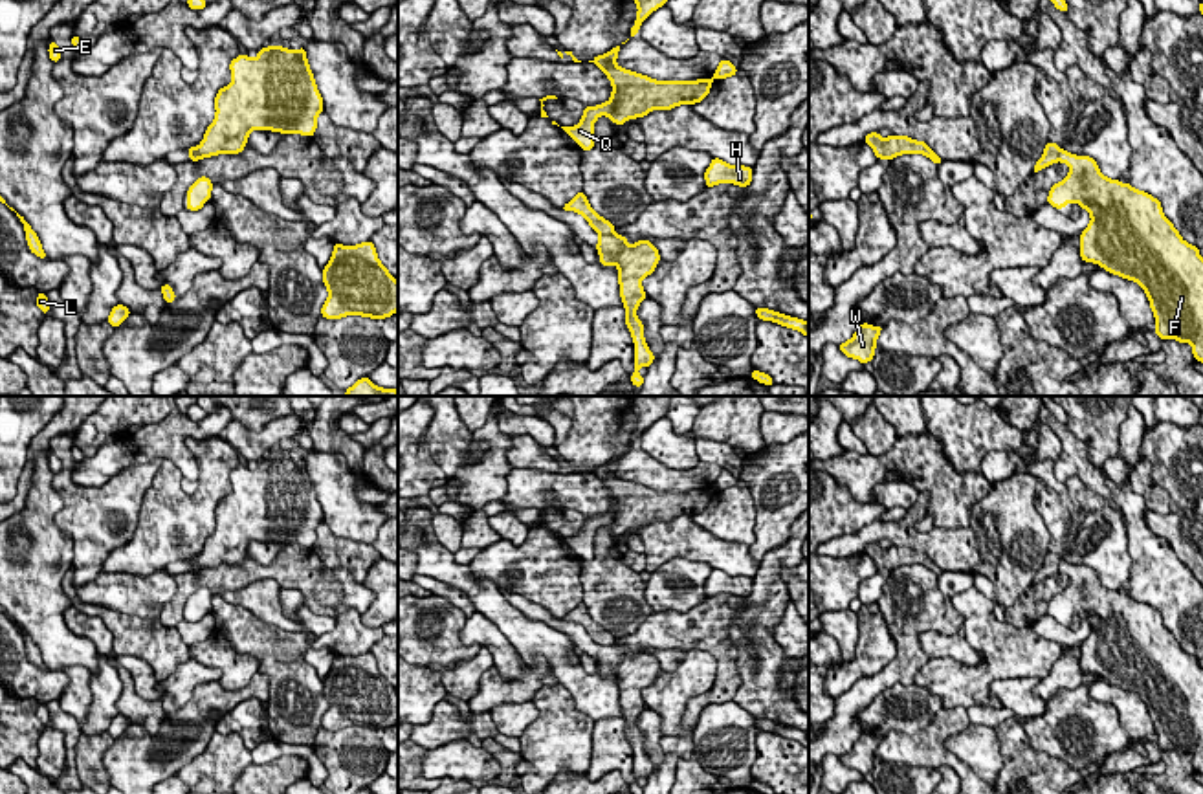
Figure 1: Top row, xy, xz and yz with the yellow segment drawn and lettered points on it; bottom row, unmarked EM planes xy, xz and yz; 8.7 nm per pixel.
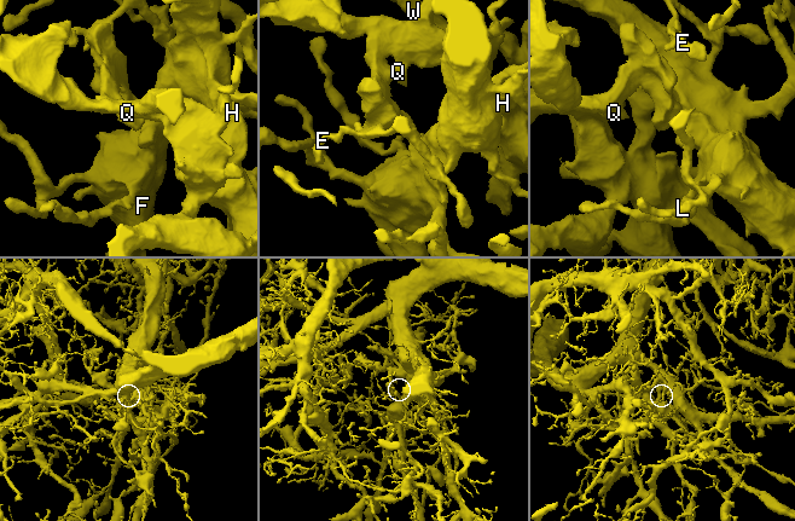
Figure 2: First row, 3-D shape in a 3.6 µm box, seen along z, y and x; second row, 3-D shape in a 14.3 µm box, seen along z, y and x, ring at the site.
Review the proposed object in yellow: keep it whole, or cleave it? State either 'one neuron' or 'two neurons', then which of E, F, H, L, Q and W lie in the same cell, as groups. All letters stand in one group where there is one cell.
two neurons; groups E F H L / Q W

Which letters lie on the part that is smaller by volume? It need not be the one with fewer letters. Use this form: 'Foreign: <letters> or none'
Foreign: Q, W

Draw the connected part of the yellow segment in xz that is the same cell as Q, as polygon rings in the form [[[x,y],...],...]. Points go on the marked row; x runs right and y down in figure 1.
[[[624,44],[589,61],[602,68],[611,81],[611,99],[598,106],[585,106],[583,117],[576,127],[561,127],[583,150],[594,149],[592,128],[600,116],[607,116],[614,125],[624,125],[627,119],[644,117],[655,108],[671,110],[679,105],[691,106],[710,94],[713,77],[697,81],[655,81],[647,75],[620,68],[616,57]]]

